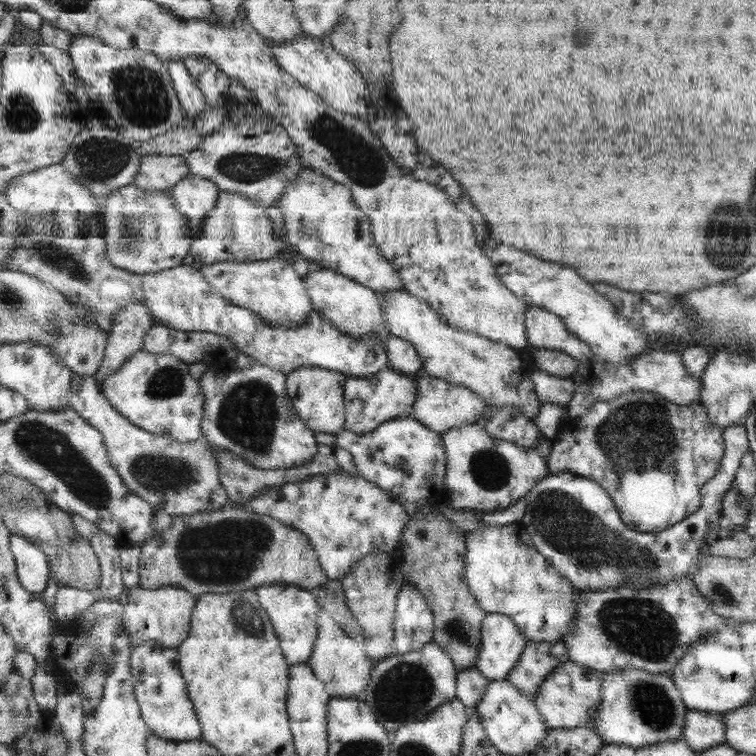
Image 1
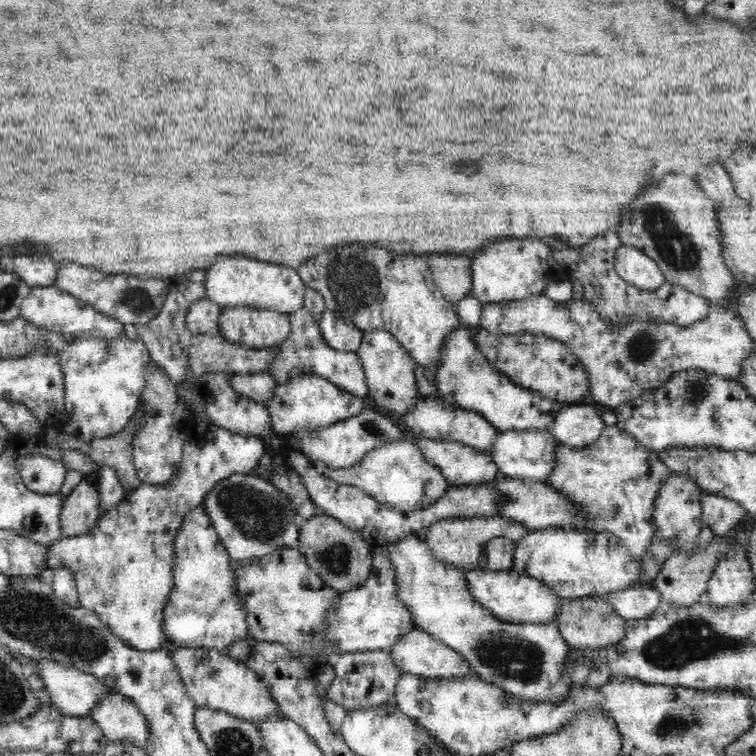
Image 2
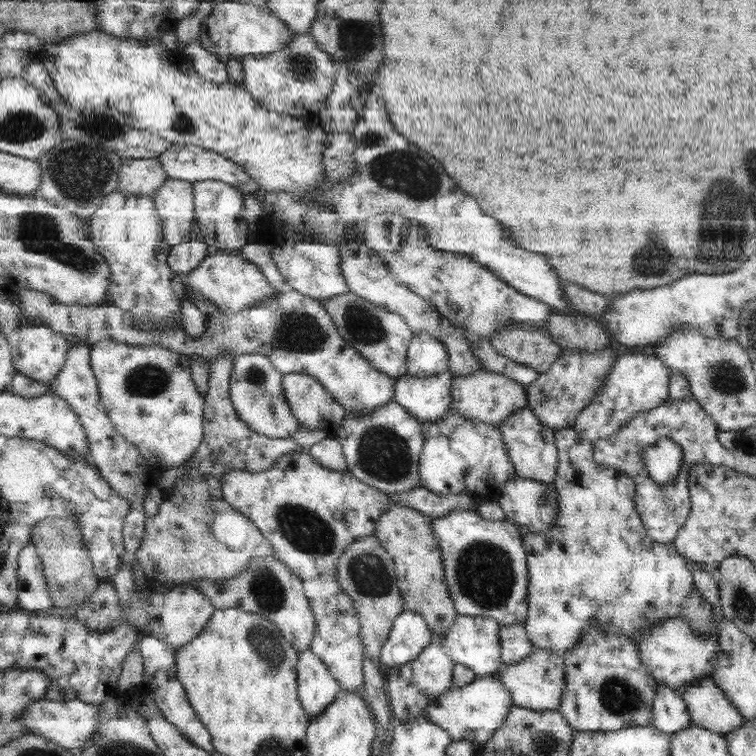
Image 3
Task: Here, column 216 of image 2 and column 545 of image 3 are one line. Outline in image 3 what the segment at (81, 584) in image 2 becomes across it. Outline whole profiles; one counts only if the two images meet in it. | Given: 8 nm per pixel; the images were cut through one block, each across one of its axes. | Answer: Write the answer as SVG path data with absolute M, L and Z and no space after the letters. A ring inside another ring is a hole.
M527 405L520 408L515 414L504 418L497 428L505 440L507 456L516 476L527 477L539 481L539 484L551 487L557 466L554 431L543 426Z

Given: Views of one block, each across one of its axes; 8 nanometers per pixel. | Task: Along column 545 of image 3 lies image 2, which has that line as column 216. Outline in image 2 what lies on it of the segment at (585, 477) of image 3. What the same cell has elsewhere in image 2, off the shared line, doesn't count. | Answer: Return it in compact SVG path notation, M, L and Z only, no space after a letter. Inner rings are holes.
M204 501L195 506L183 519L182 526L174 538L174 584L168 604L164 608L164 631L172 648L200 647L216 648L228 655L230 646L250 637L248 621L245 619L244 601L236 586L236 571L231 565L228 551L222 546L219 534L213 527L212 519L204 507Z

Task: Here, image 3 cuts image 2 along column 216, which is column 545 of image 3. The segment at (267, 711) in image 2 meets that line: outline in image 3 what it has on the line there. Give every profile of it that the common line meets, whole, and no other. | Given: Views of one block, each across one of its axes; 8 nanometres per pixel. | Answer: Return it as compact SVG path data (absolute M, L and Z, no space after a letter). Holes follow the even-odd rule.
M535 648L524 660L513 664L502 664L494 673L505 685L514 706L531 711L557 711L559 697L564 686L564 664L562 658L550 650Z

